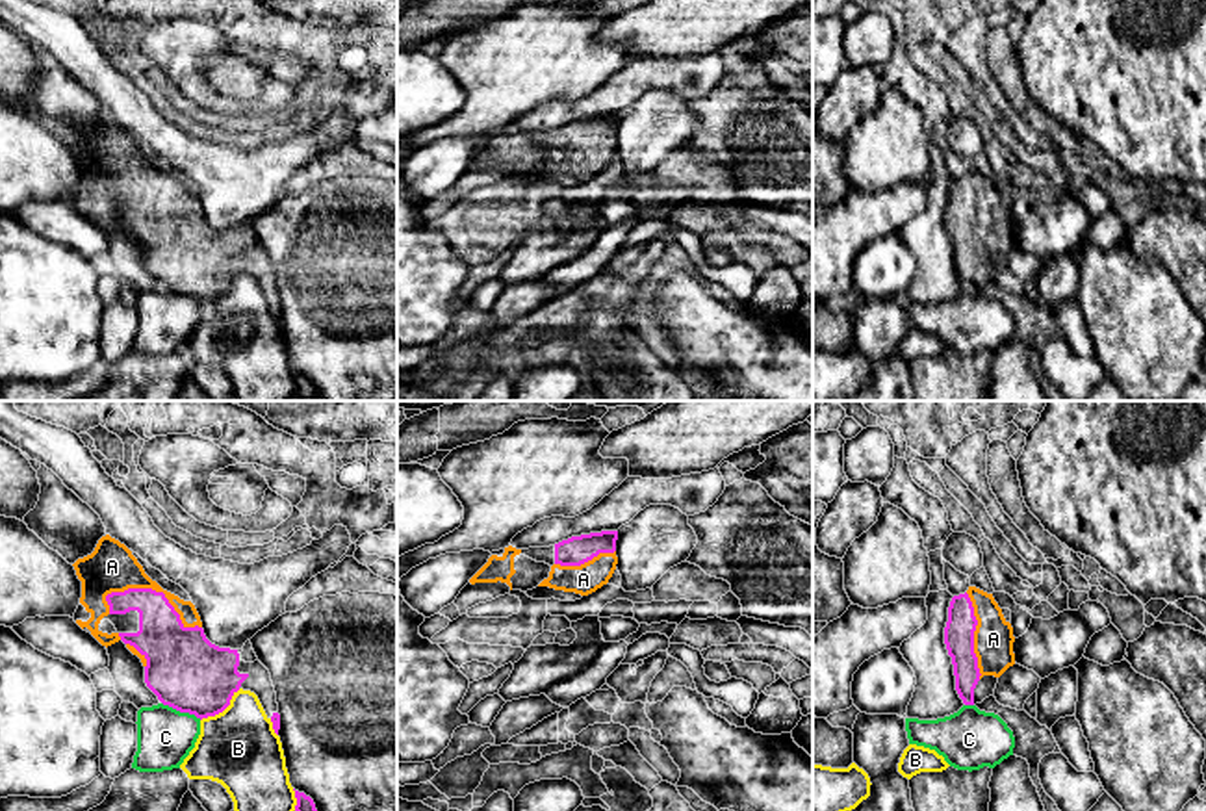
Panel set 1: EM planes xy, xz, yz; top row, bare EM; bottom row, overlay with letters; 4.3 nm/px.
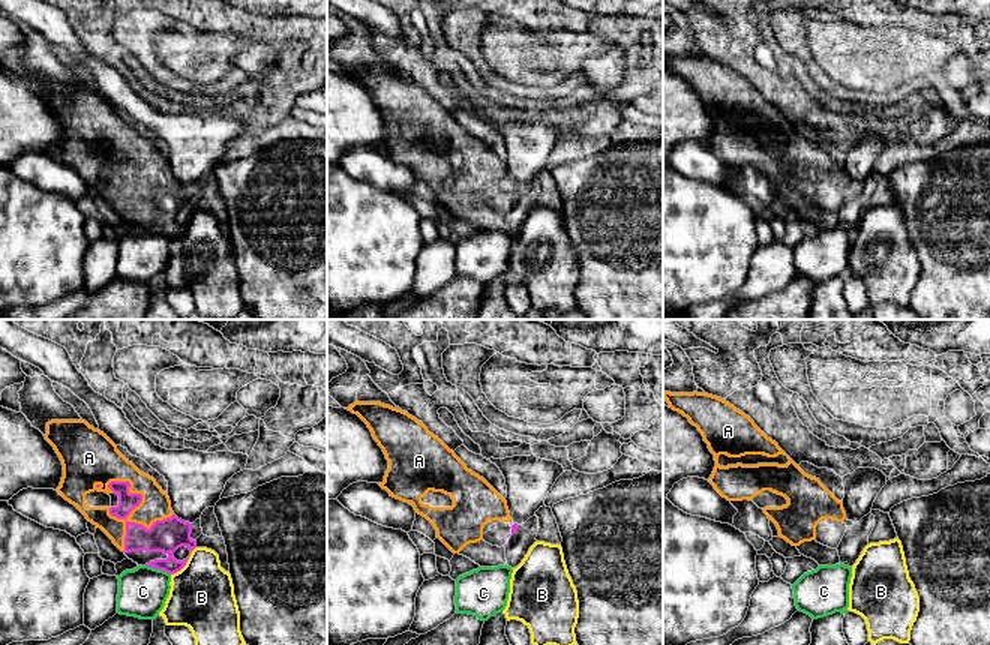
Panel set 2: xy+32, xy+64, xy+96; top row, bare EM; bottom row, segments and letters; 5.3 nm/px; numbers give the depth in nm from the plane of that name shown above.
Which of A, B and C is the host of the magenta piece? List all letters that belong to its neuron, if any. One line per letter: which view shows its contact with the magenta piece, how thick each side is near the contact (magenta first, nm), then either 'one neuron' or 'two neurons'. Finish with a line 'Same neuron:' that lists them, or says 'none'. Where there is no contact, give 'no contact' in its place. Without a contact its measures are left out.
A: meets magenta in xy; 220 nm thick on the magenta side, 200 nm on the other; one neuron
B: meets magenta in xy; 320 nm thick on the magenta side, 340 nm on the other; two neurons
C: meets magenta in xy; 320 nm thick on the magenta side, 240 nm on the other; two neurons
Same neuron: A

